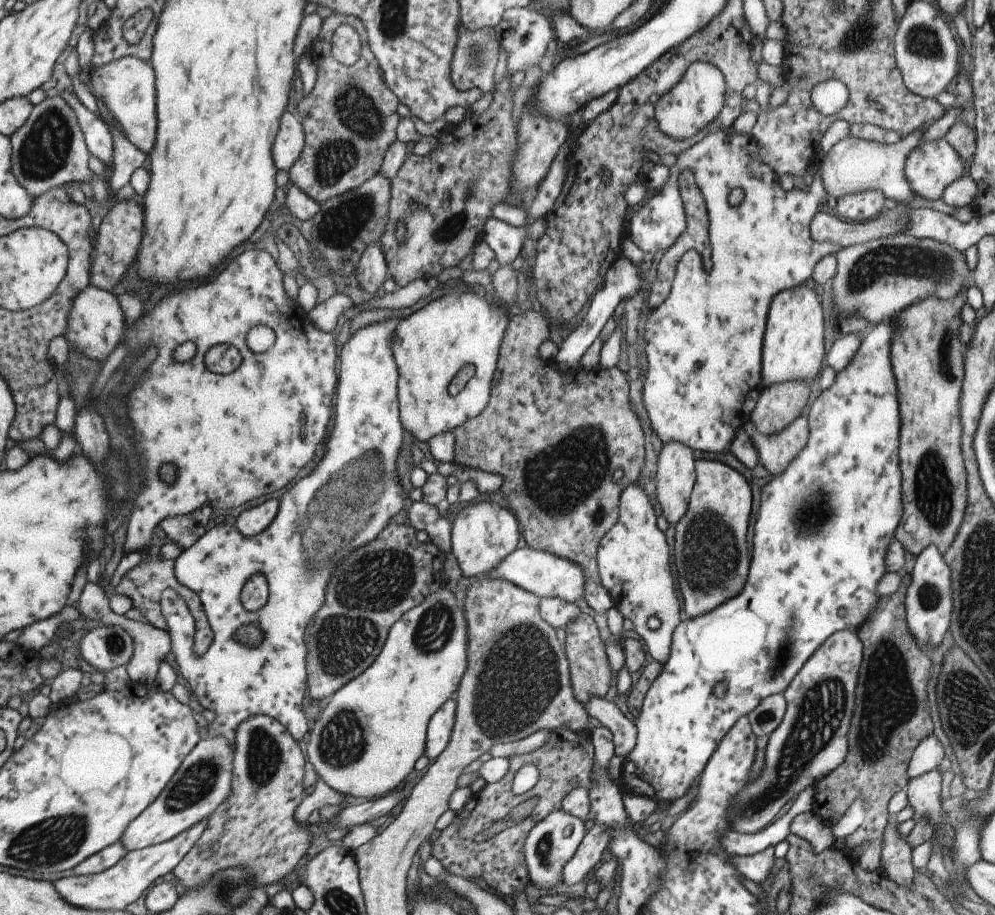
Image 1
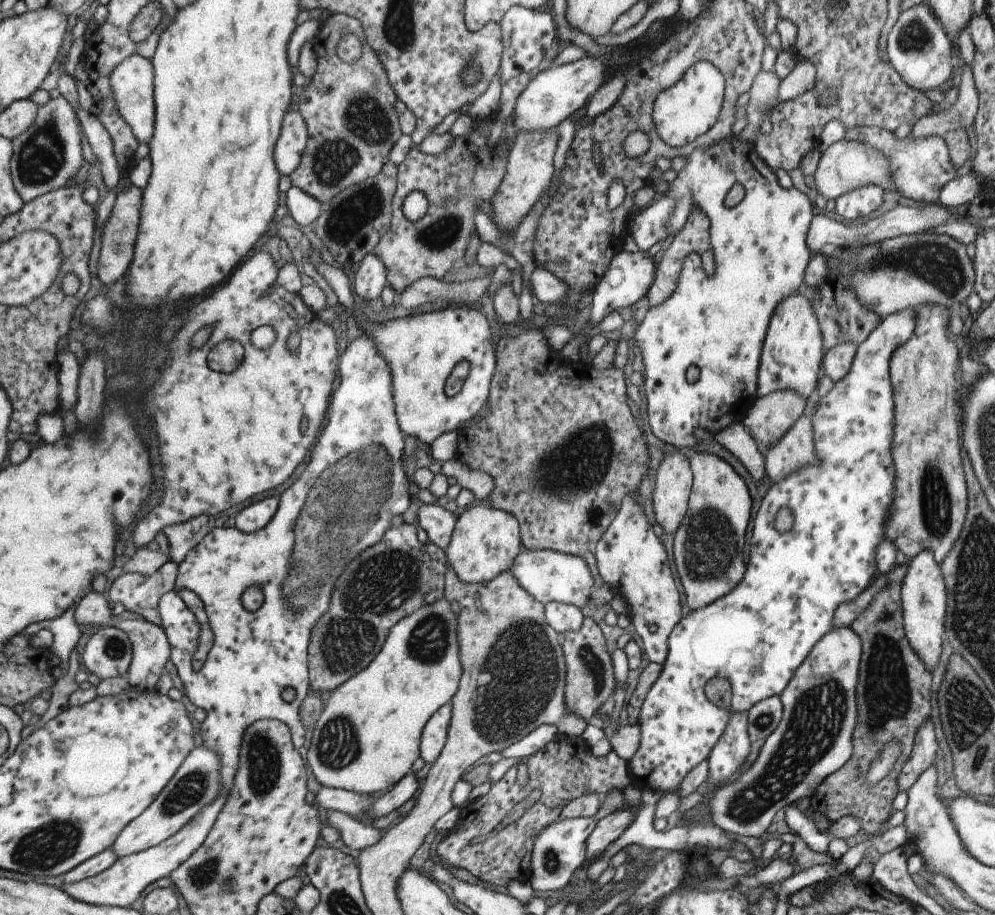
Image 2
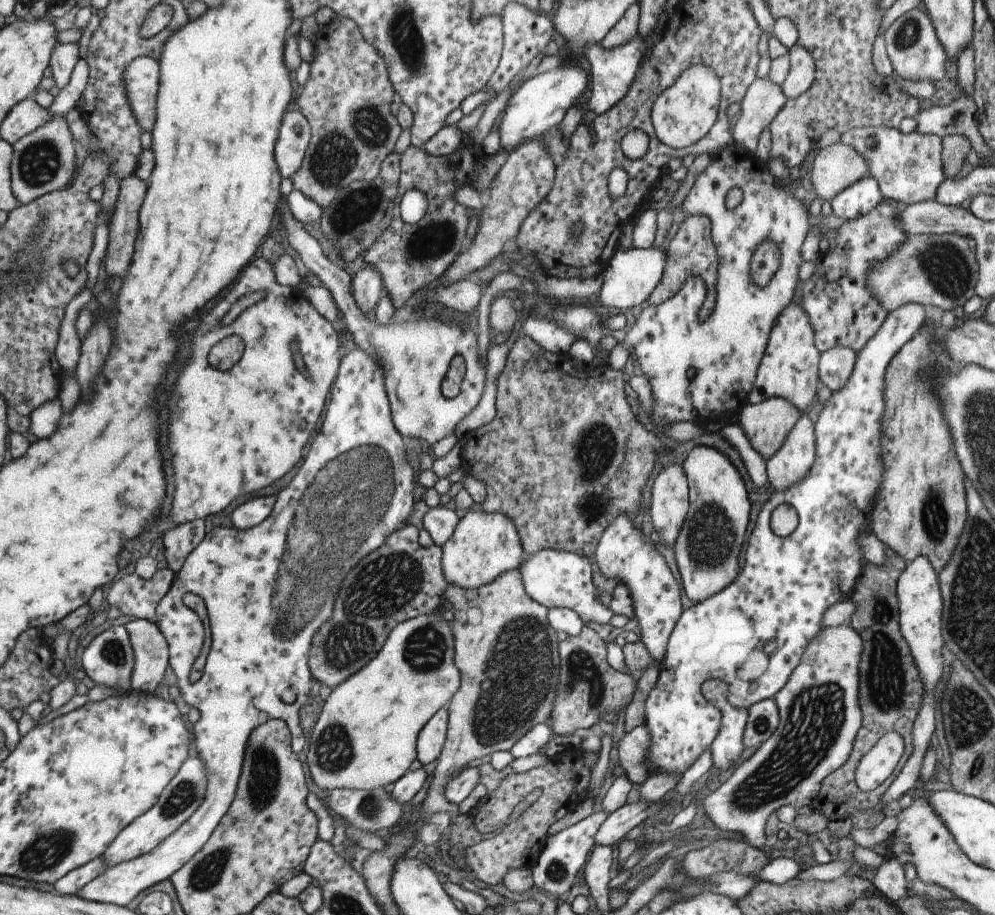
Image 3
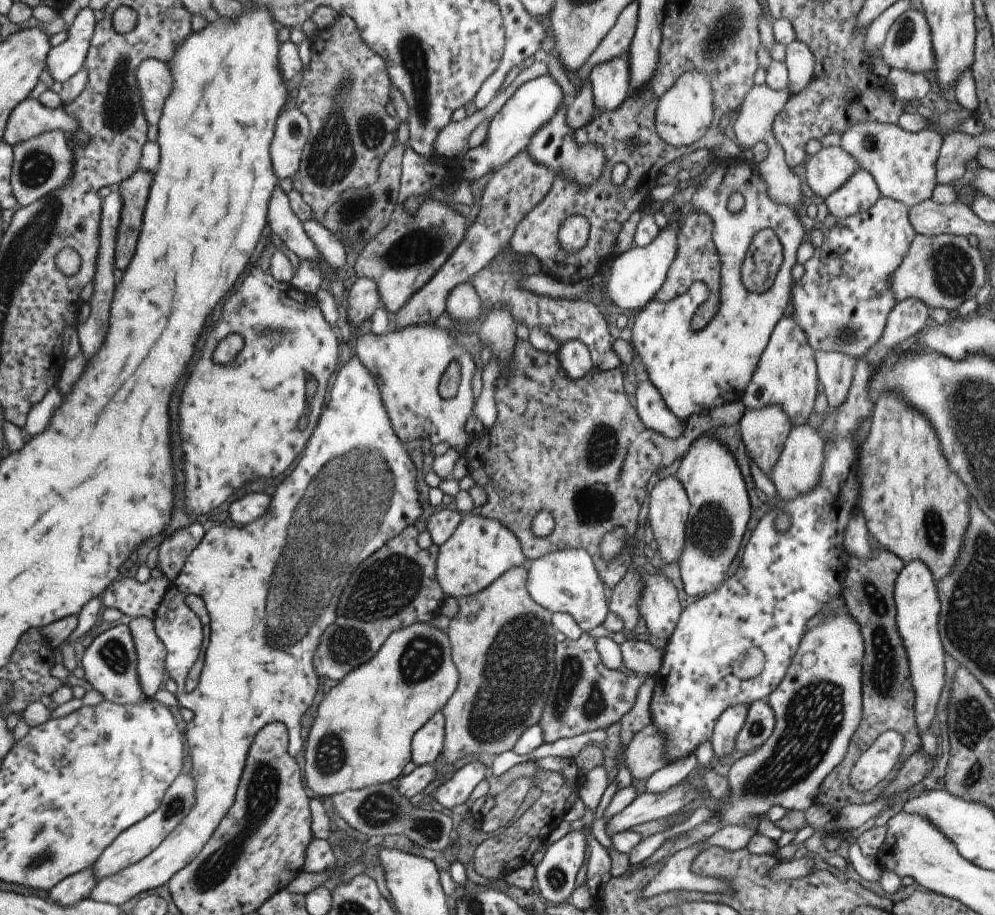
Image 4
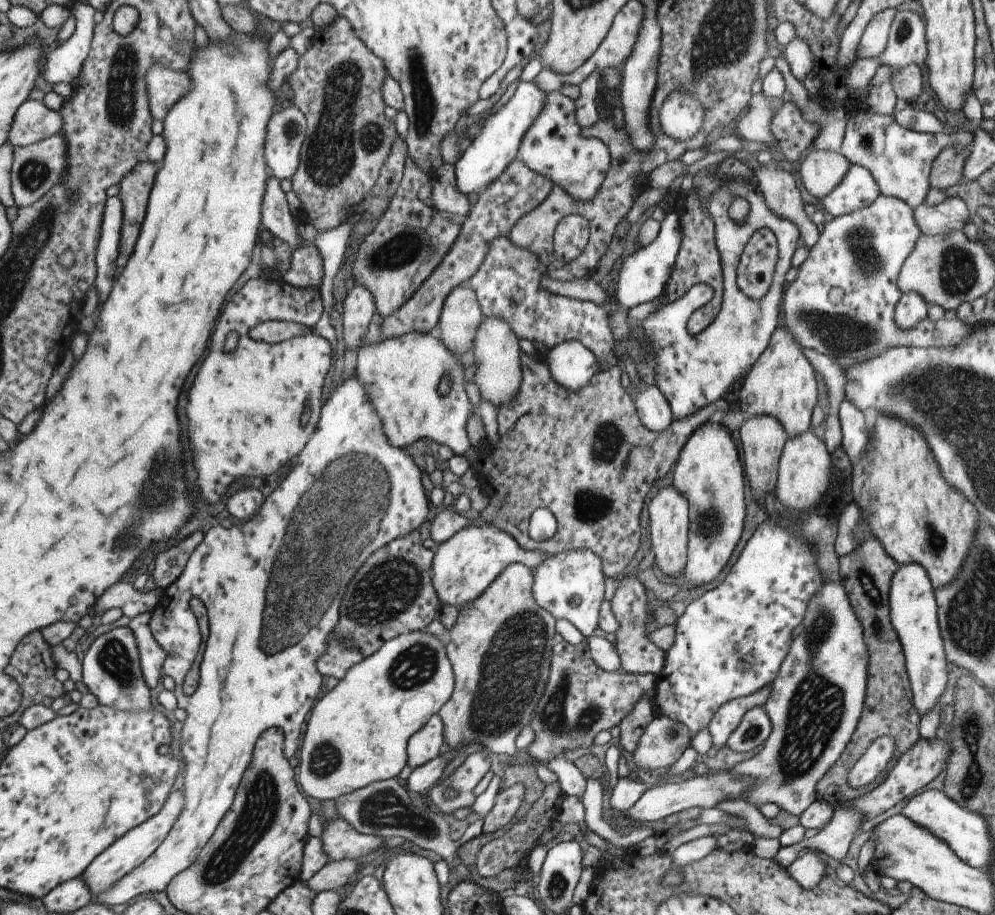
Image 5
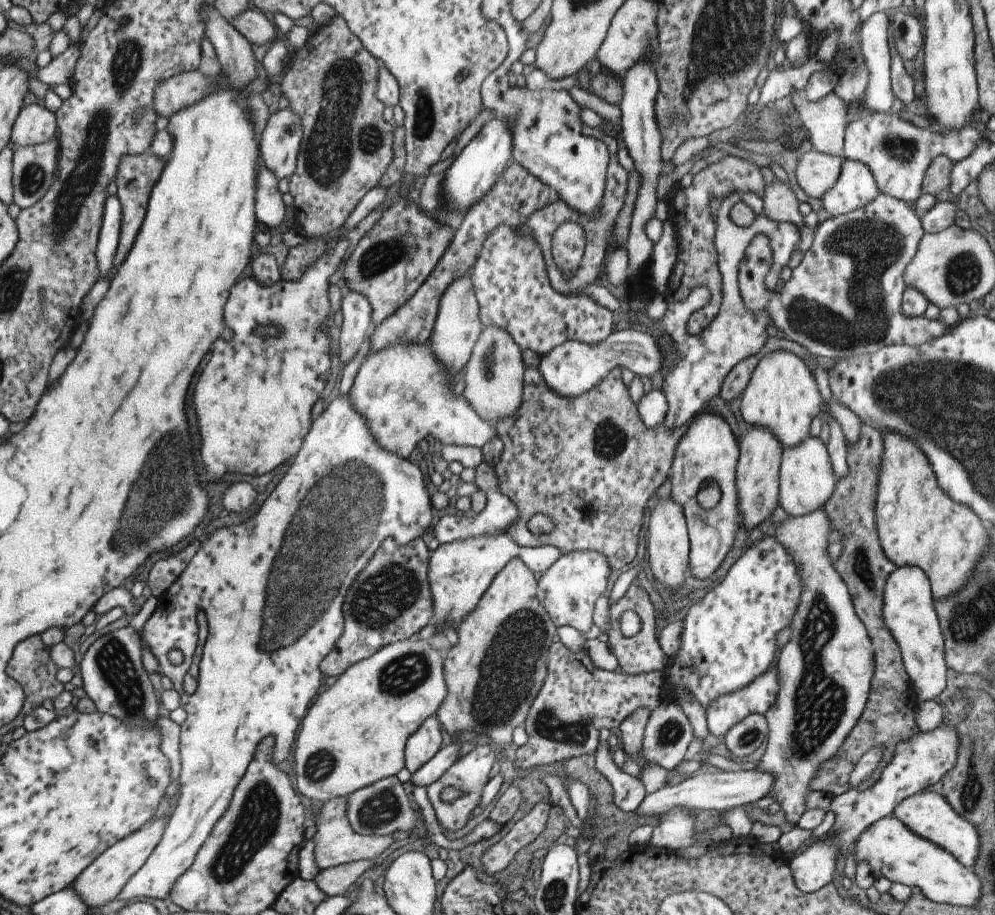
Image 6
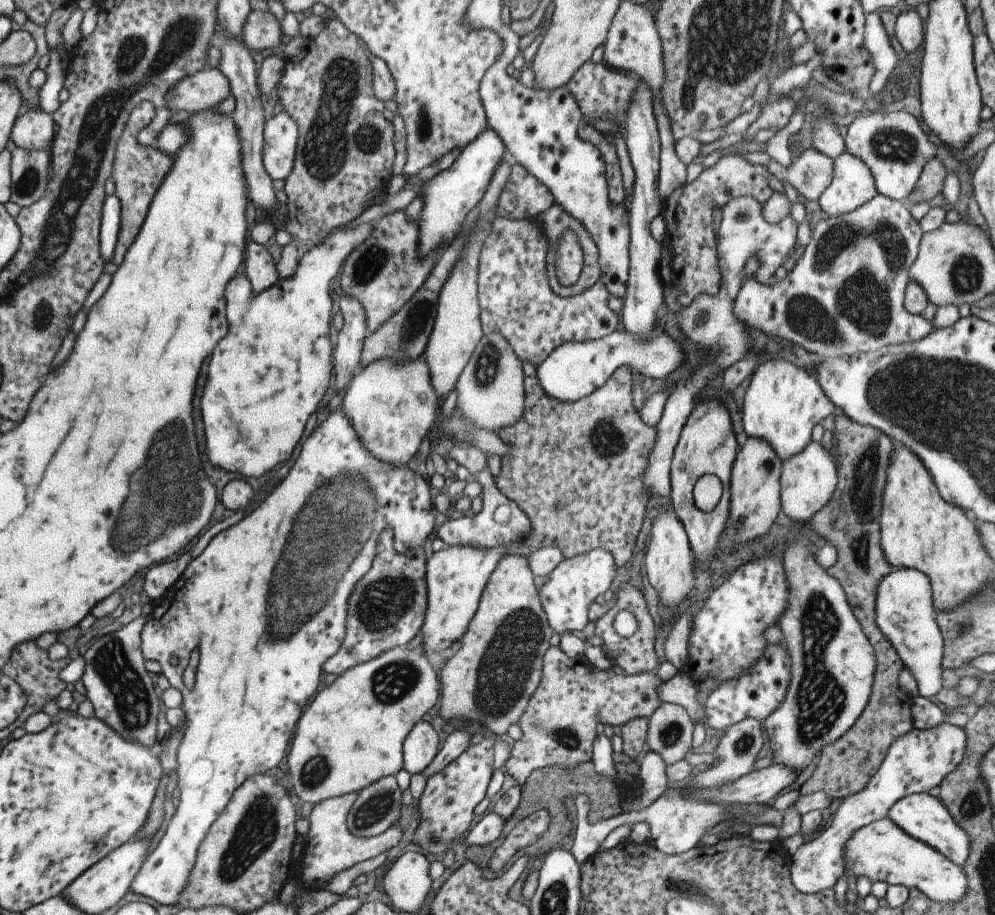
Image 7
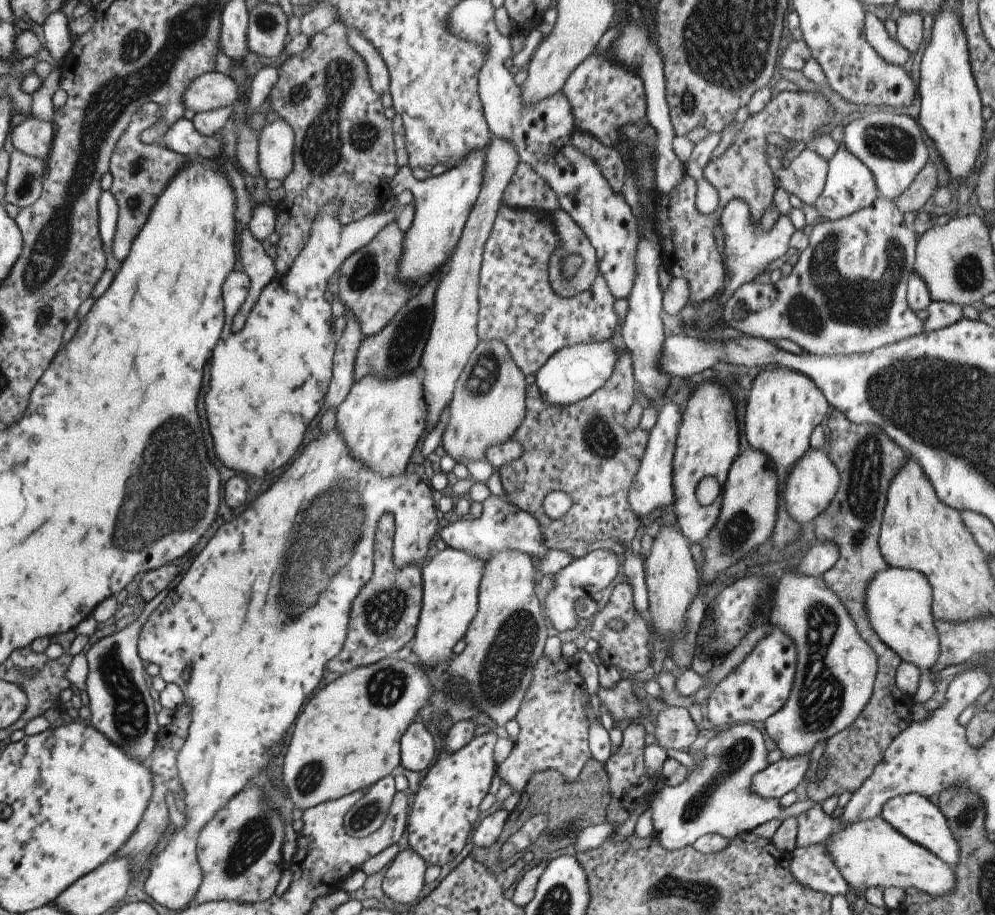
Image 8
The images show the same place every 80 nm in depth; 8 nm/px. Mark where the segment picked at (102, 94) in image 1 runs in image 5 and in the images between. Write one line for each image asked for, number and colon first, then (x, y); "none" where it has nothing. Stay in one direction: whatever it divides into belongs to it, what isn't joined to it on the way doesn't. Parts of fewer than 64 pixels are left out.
2: (132, 80)
3: (140, 76)
4: (153, 78)
5: (164, 86)

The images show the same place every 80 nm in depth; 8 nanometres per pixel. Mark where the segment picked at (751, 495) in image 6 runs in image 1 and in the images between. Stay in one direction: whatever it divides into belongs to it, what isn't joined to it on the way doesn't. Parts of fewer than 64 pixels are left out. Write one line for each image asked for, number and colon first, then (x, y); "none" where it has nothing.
1: (776, 406)
2: (770, 416)
3: (766, 424)
4: (763, 431)
5: (762, 437)

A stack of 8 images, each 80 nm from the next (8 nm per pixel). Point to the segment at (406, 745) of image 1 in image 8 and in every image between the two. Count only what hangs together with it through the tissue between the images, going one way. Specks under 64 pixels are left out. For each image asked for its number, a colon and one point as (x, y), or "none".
2: (370, 728)
3: (365, 736)
4: (377, 707)
5: (356, 734)
6: (354, 734)
7: (350, 735)
8: (346, 737)

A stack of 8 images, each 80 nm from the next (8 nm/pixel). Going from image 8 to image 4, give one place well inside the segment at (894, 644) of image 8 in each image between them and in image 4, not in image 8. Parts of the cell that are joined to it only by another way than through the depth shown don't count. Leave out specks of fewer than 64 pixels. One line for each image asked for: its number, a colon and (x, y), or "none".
4: (916, 603)
5: (912, 613)
6: (907, 612)
7: (903, 612)

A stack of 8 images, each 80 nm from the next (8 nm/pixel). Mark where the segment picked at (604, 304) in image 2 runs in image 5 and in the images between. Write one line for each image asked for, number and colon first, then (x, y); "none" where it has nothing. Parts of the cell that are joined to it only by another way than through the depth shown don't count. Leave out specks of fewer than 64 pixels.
3: (629, 277)
4: (635, 275)
5: (642, 275)

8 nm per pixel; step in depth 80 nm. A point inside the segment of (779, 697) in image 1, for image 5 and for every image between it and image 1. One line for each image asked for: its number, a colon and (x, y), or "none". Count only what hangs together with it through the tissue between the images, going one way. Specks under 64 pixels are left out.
2: (762, 717)
3: (762, 719)
4: (759, 721)
5: (753, 728)

